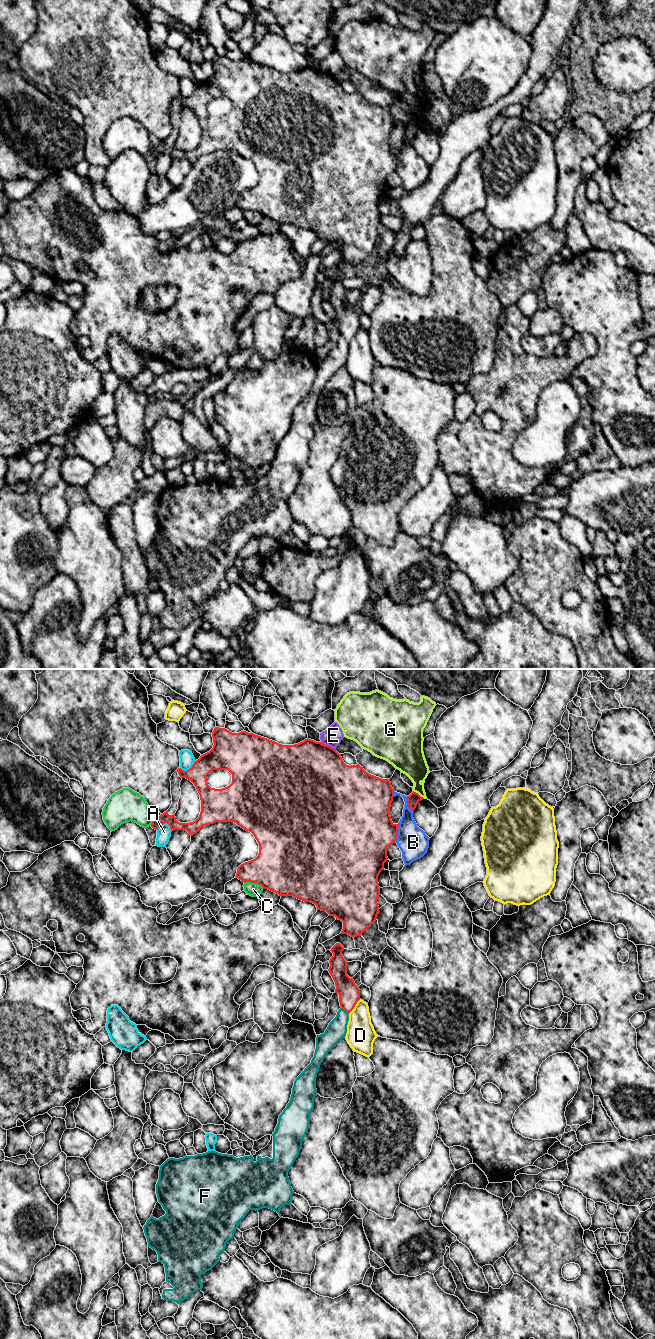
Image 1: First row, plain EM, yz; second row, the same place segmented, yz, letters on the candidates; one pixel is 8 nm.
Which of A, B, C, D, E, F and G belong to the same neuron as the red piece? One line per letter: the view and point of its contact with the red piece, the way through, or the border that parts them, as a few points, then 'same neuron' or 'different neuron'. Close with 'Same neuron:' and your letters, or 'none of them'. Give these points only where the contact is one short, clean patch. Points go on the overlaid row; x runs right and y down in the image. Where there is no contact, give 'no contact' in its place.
A: contact yz (166, 822); different neuron
B: contact yz (397, 830); different neuron
C: contact yz (254, 882); different neuron
D: contact yz (354, 1006); different neuron
E: contact yz (327, 745); different neuron
F: contact yz (345, 1010); way yz (349, 993), (345, 1010), (336, 1031); same neuron
G: contact yz (418, 794); different neuron
Same neuron: F

